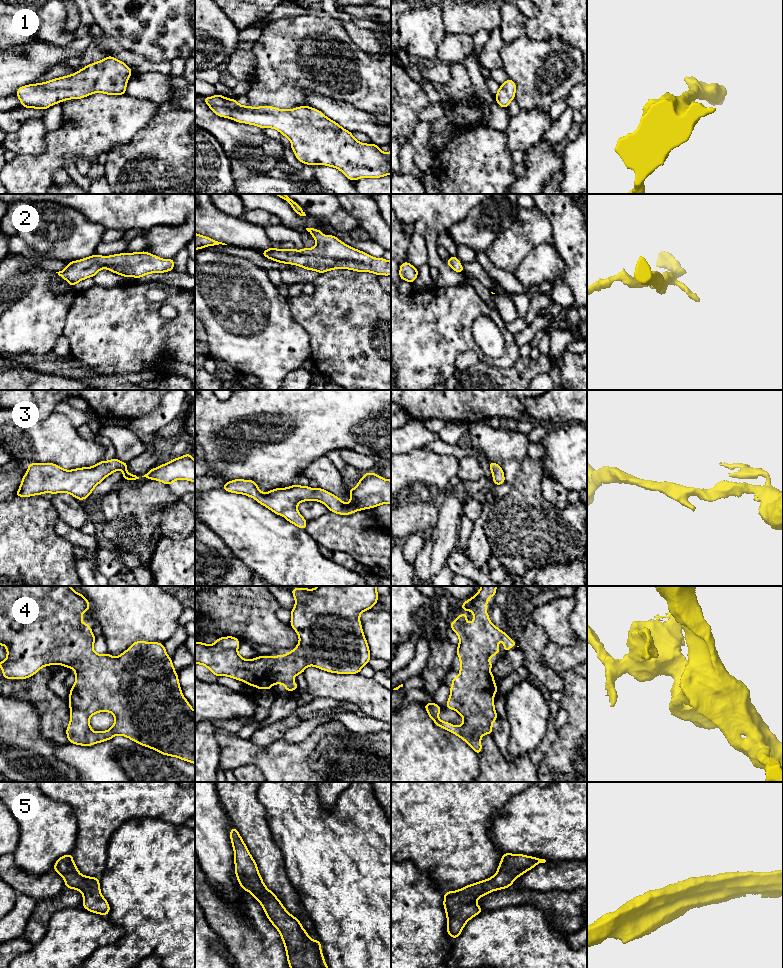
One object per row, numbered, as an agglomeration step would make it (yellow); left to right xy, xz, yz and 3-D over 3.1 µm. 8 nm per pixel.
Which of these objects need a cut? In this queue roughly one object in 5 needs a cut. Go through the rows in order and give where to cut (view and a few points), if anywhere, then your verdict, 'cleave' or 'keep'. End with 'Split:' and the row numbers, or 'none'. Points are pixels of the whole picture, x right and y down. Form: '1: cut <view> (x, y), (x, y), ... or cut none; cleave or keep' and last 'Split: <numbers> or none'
1: cut none; keep
2: cut none; keep
3: cut none; keep
4: cut none; keep
5: cut none; keep
Split: none

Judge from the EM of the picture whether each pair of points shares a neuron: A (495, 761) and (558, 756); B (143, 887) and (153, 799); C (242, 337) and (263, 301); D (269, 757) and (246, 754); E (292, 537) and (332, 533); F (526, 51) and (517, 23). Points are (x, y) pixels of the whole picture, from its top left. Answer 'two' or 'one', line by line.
A: two
B: two
C: one
D: one
E: two
F: two

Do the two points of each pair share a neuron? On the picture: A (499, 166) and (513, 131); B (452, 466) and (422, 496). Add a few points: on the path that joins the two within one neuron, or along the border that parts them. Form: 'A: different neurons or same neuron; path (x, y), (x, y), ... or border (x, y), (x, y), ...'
A: different neurons; border (504, 131), (506, 146), (511, 152)
B: same neuron; path (444, 474), (431, 487), (430, 492)

